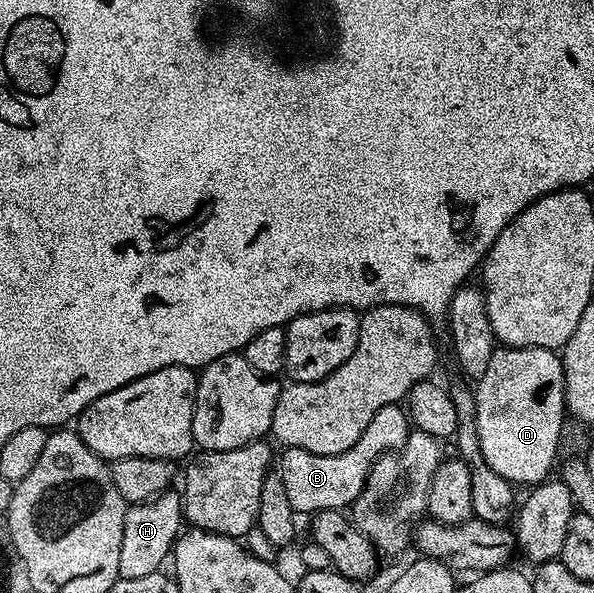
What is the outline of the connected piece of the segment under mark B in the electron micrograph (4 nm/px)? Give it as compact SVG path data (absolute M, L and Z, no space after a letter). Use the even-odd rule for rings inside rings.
M396 404L381 408L381 412L377 412L377 416L373 416L373 420L369 420L369 428L365 428L365 432L361 432L361 440L357 440L357 444L353 444L353 448L340 454L314 454L305 452L301 448L286 447L282 451L283 459L280 460L279 466L277 462L277 473L281 476L281 480L285 480L285 493L289 495L289 504L293 504L296 512L300 515L304 514L304 516L310 516L317 510L343 510L350 507L359 499L361 492L367 486L369 472L380 454L401 450L407 443L407 437L411 435L412 429L413 423L408 411L402 405Z

